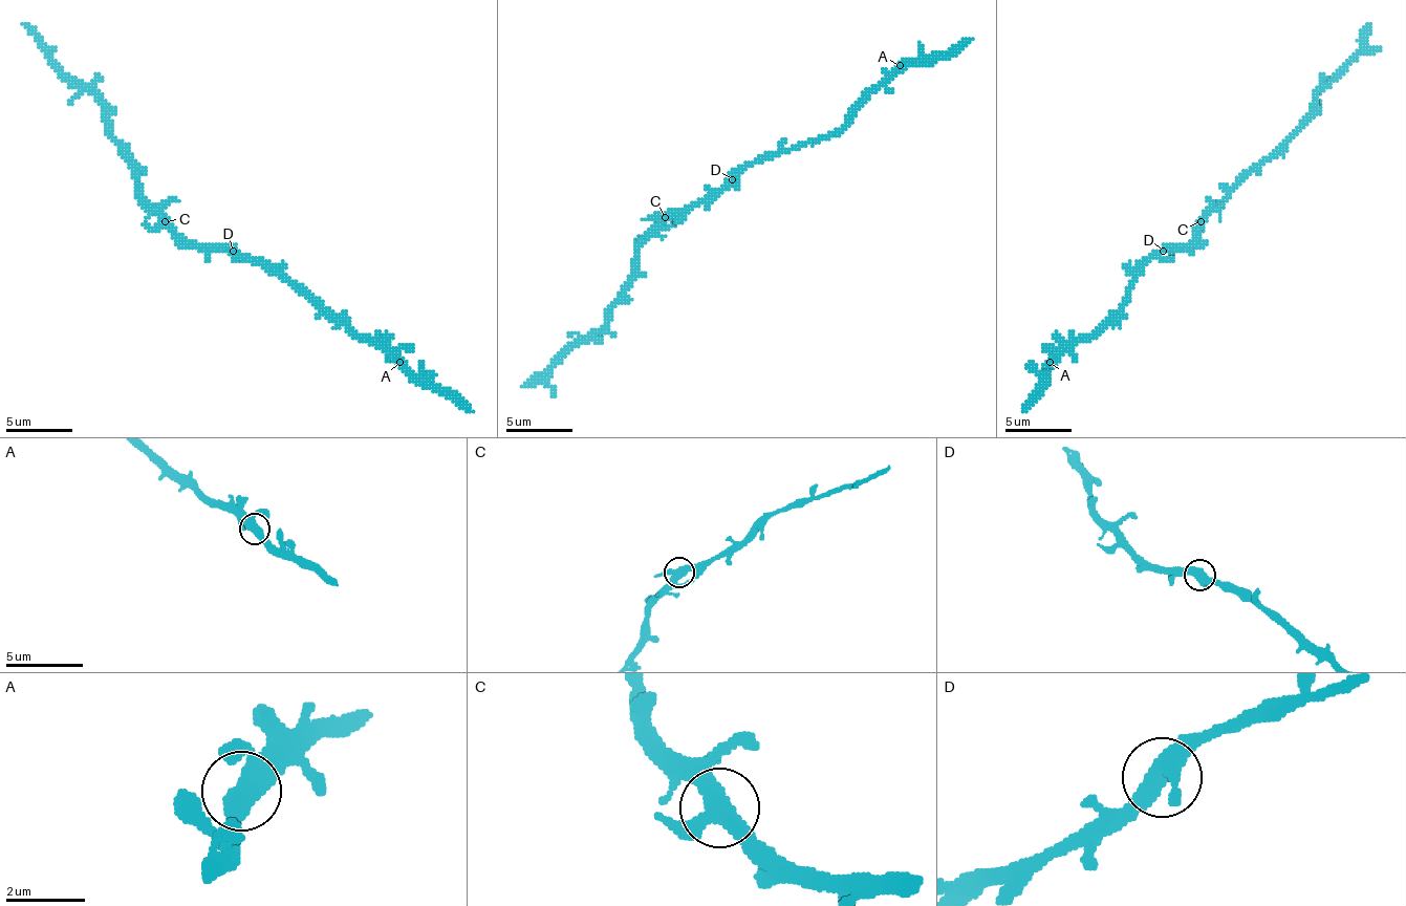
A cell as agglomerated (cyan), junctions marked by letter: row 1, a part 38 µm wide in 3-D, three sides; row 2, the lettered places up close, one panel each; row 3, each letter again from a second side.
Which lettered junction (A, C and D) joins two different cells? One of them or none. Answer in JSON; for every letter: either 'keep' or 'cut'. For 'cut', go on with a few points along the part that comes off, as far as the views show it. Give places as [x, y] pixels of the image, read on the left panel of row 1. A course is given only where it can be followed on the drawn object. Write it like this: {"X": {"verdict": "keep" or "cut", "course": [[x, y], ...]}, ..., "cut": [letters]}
{"A": {"verdict": "keep"}, "C": {"verdict": "keep"}, "D": {"verdict": "keep"}, "cut": []}

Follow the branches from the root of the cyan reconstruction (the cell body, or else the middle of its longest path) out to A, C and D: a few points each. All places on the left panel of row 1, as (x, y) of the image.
A: (213, 244), (233, 244), (250, 261), (273, 267), (303, 284), (360, 335), (376, 338), (399, 362)
C: (213, 244), (186, 241), (166, 221)
D: (213, 244), (225, 244), (233, 251)

